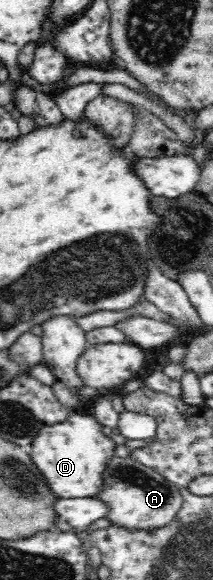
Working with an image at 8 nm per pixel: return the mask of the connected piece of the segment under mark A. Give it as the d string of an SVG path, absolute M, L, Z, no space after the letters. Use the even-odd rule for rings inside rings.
M116 455L107 458L104 470L102 470L102 486L91 497L106 505L107 511L103 518L108 520L111 526L122 530L140 530L143 534L160 530L160 528L164 528L169 522L172 522L184 502L180 487L176 487L170 480L166 480L164 476L158 474L155 470L132 460L129 456L120 457Z

